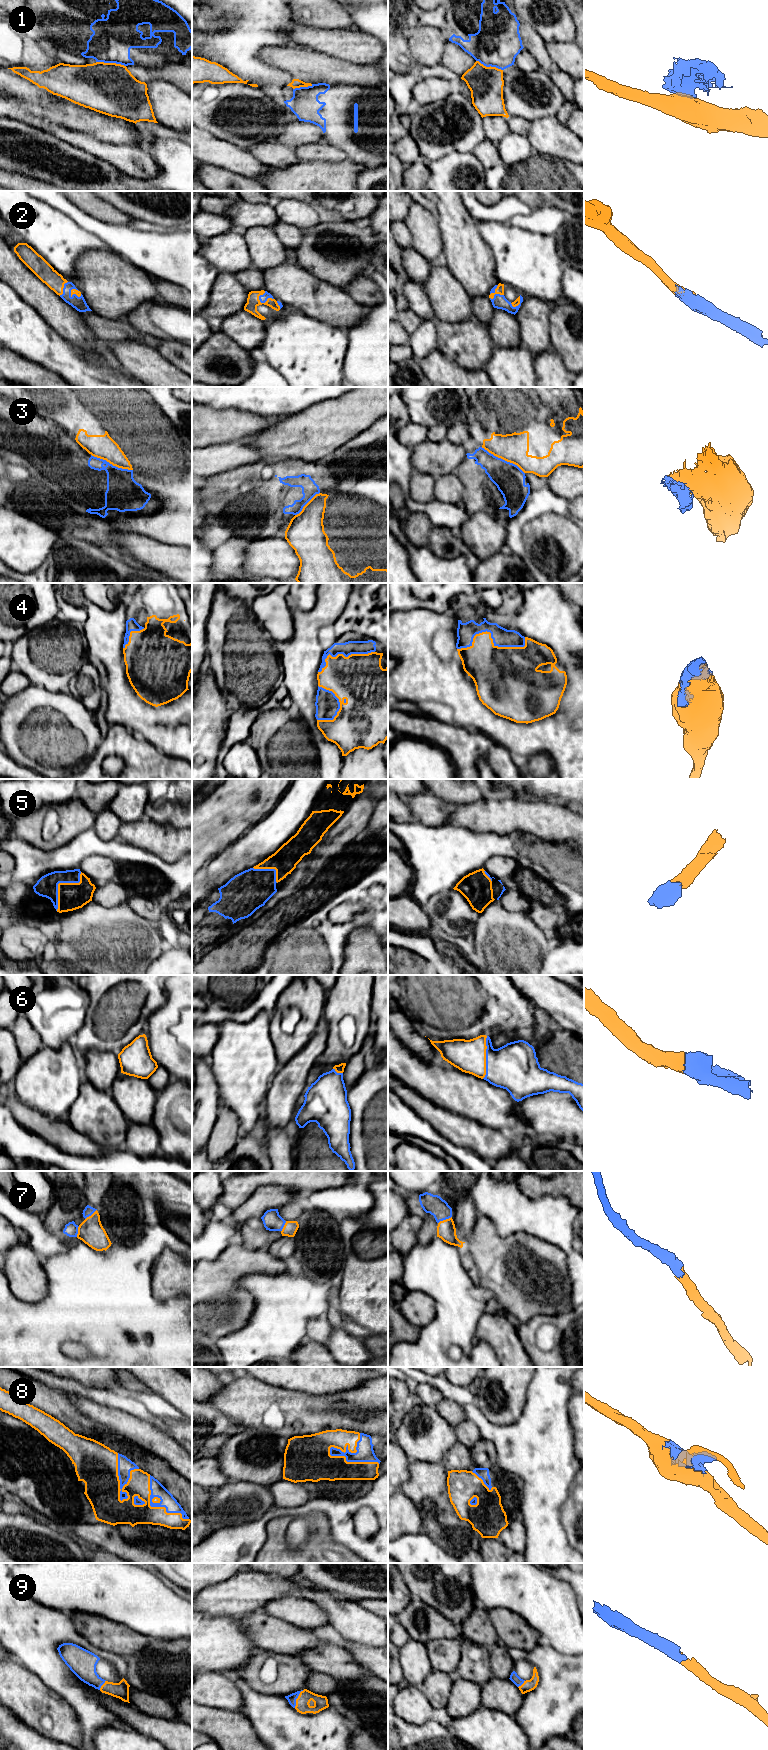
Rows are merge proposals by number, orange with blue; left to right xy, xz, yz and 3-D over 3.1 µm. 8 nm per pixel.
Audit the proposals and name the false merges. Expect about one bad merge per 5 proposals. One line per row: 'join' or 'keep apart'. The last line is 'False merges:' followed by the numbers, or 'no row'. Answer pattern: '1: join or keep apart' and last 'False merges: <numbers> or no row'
1: keep apart
2: join
3: keep apart
4: join
5: join
6: join
7: join
8: join
9: join
False merges: 1, 3

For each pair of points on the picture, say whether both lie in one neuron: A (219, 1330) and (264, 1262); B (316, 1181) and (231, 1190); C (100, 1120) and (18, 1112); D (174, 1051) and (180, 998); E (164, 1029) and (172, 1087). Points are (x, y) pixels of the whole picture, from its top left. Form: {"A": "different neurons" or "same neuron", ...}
{"A": "same neuron", "B": "same neuron", "C": "different neurons", "D": "same neuron", "E": "different neurons"}

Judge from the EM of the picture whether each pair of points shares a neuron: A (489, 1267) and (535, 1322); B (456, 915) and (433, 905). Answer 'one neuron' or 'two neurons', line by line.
A: two neurons
B: one neuron

